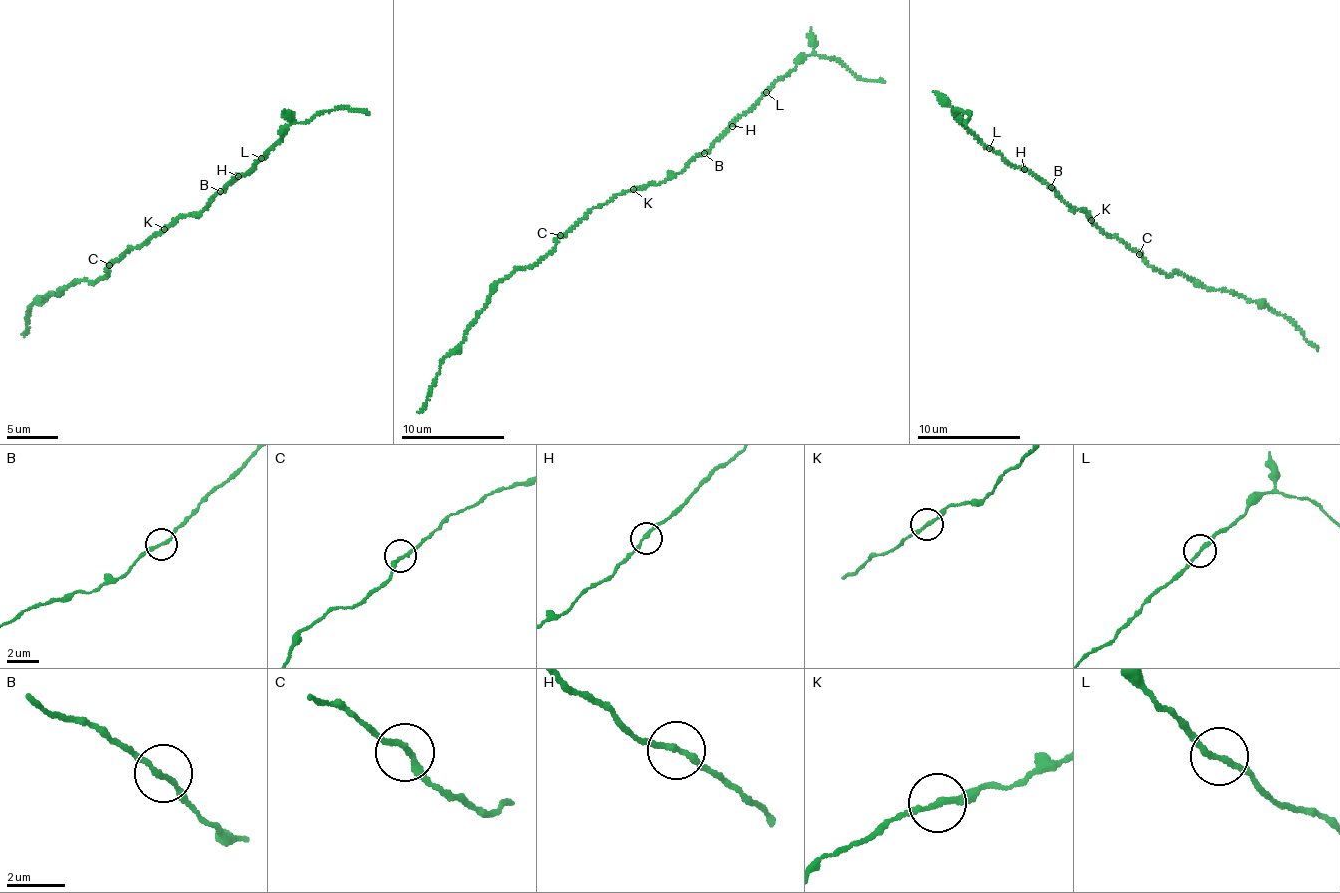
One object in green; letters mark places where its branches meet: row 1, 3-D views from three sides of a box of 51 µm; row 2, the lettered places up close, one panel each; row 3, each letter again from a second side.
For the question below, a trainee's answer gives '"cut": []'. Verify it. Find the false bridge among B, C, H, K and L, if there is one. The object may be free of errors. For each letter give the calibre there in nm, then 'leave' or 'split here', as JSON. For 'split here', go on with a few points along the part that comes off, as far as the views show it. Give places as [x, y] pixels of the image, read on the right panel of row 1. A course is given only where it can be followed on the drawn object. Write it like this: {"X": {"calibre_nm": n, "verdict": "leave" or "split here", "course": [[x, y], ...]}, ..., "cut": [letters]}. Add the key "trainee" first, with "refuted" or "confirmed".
{"trainee": "refuted", "B": {"calibre_nm": 180, "verdict": "leave"}, "C": {"calibre_nm": 200, "verdict": "leave"}, "H": {"calibre_nm": 200, "verdict": "leave"}, "K": {"calibre_nm": 200, "verdict": "leave"}, "L": {"calibre_nm": 200, "verdict": "split here", "course": [[990, 148], [955, 111], [952, 115], [959, 110], [970, 116], [966, 127]]}, "cut": ["L"]}

